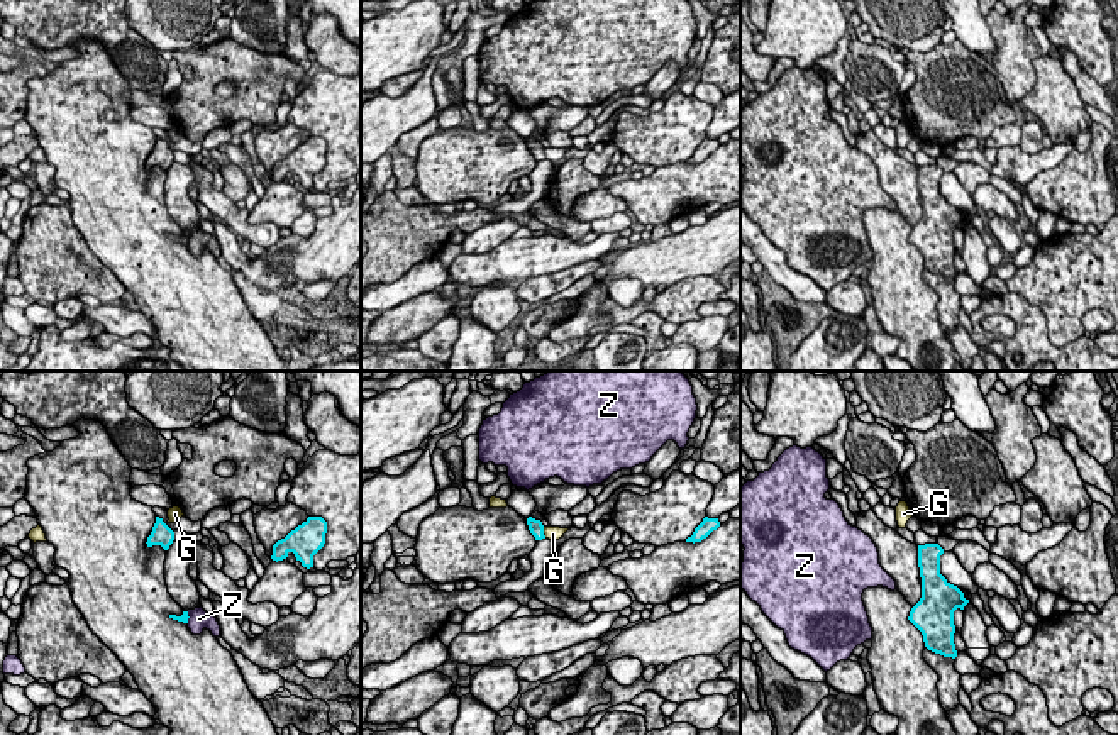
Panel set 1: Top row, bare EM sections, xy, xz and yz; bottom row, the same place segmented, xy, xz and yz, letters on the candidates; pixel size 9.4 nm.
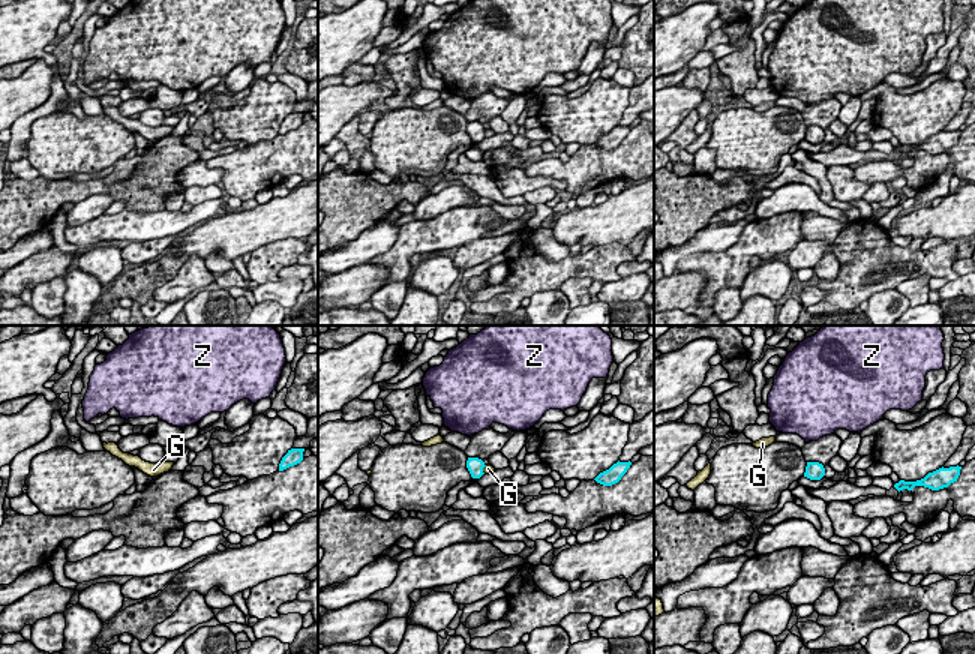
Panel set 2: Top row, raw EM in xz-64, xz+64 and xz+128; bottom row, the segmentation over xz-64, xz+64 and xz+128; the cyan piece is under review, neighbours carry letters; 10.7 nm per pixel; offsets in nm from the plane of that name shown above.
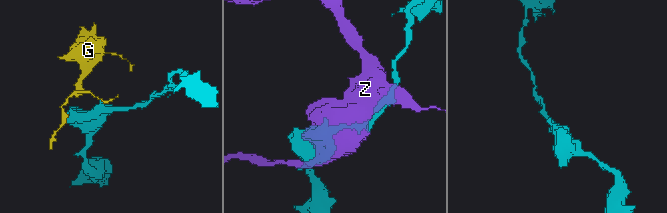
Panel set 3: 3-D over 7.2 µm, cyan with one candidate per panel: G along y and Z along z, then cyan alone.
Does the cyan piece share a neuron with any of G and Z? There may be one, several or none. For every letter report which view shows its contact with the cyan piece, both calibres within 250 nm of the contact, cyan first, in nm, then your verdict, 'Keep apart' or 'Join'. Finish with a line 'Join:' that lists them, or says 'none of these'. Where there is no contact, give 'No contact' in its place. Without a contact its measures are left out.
G: Touches cyan in xz. Thickness 140 nm (cyan) against 130 nm. Keep apart
Z: Touches cyan in xy. Thickness 70 nm (cyan) against 190 nm. Keep apart
Join: none of these

